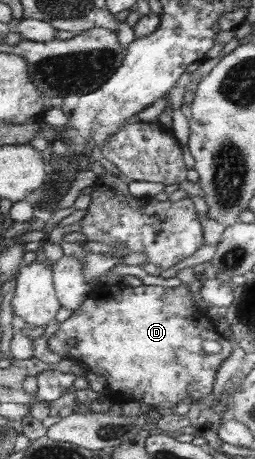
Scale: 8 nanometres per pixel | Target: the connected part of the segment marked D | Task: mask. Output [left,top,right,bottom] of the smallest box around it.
[48,282,233,411]

